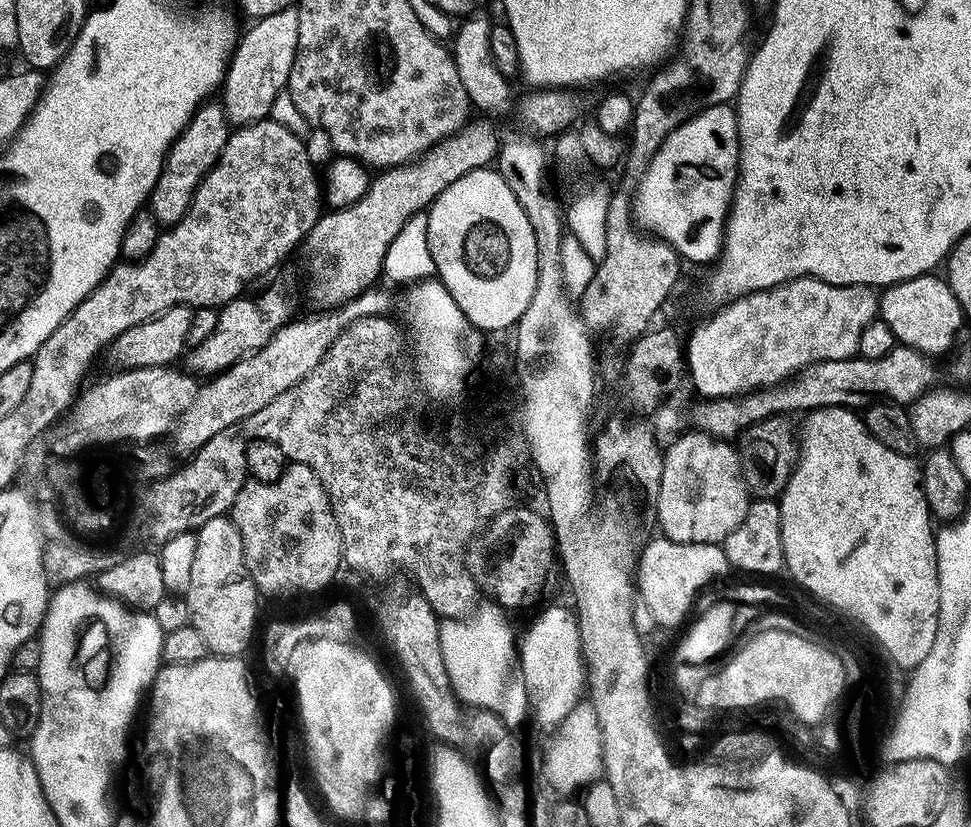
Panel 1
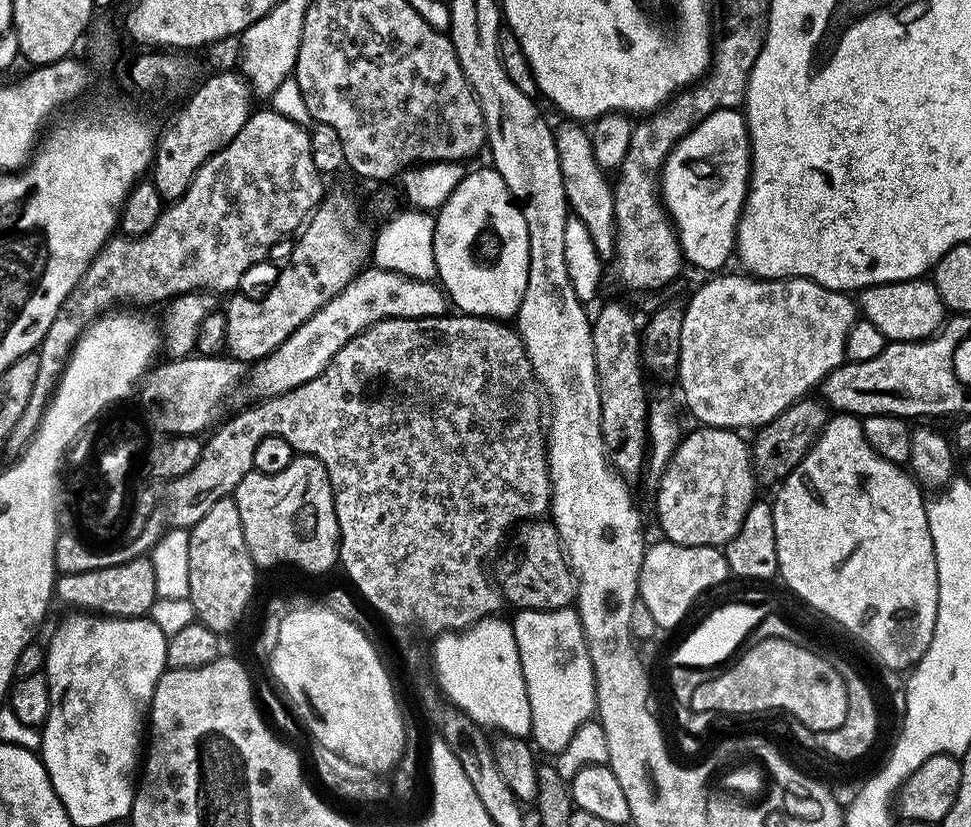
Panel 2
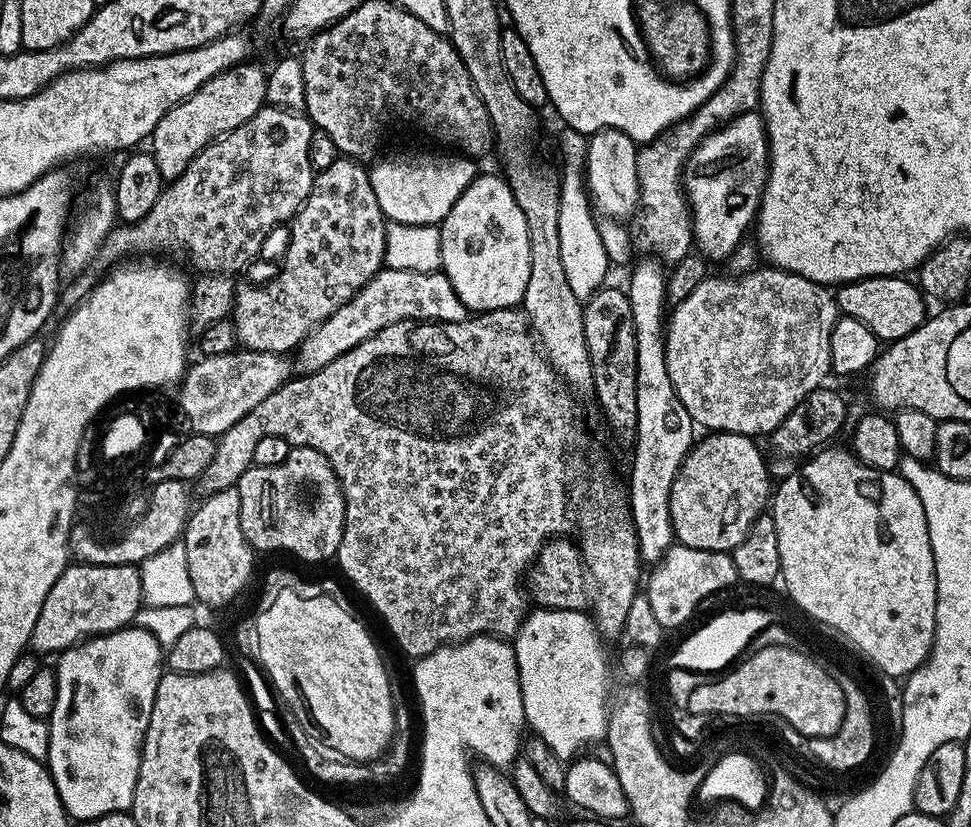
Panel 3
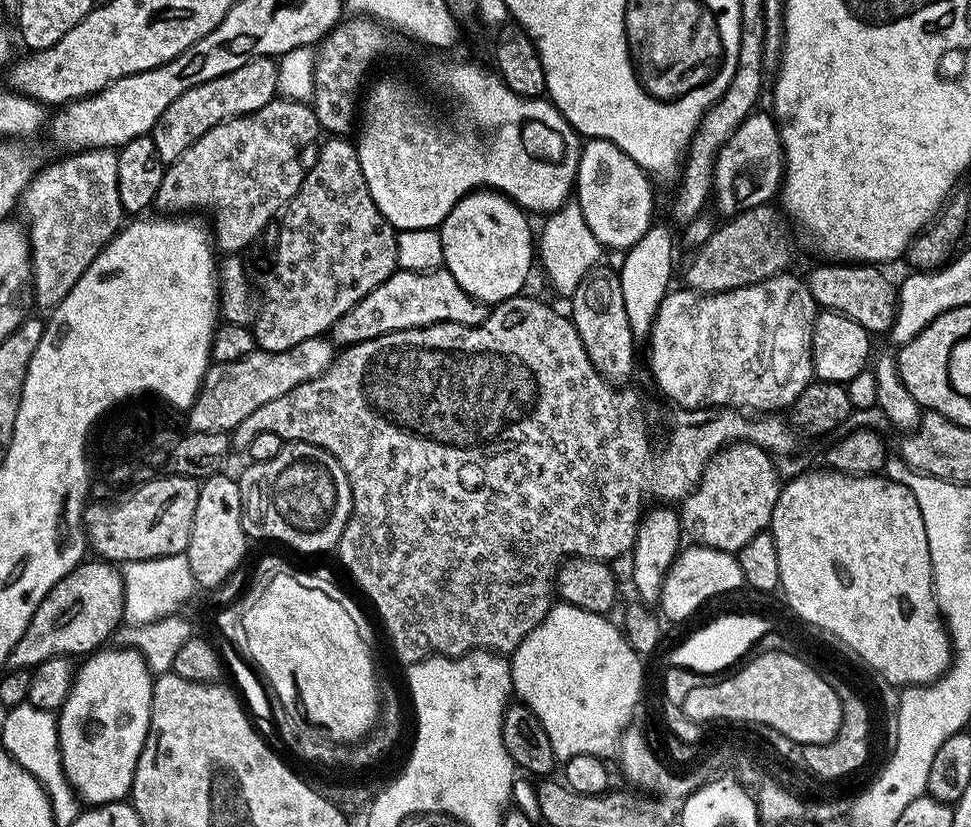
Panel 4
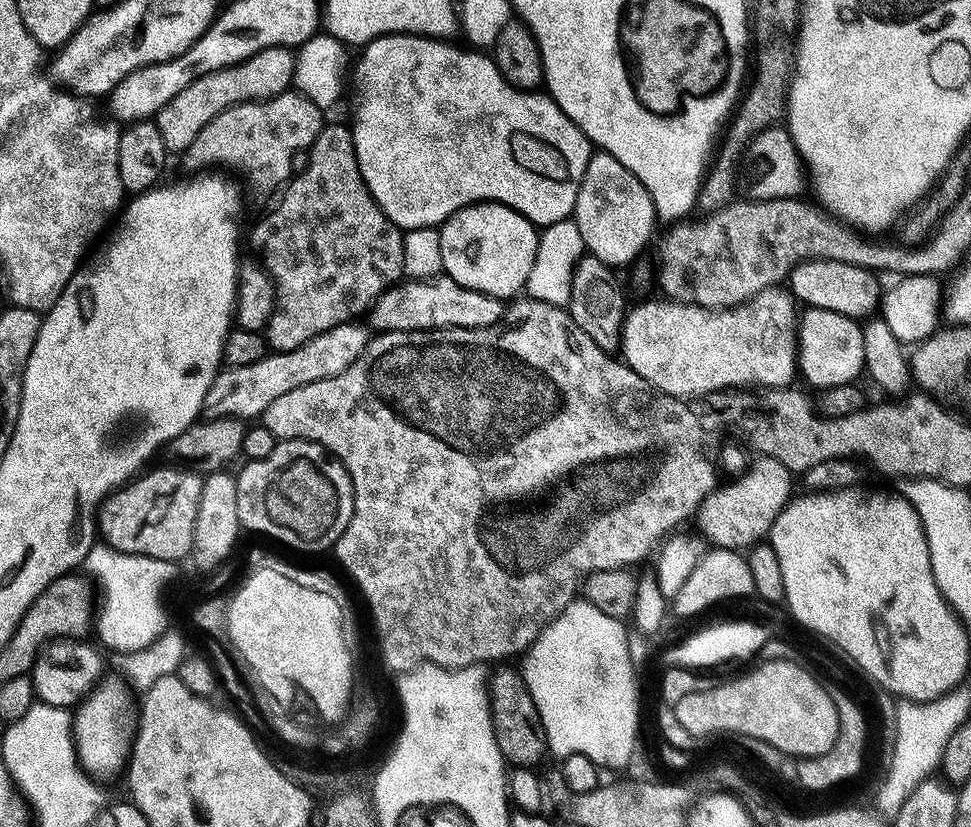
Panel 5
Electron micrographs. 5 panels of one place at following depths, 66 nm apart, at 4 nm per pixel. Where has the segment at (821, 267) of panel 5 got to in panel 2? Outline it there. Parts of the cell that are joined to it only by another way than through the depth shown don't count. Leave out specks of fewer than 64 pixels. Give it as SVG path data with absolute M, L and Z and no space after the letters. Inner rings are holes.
M931 279L903 280L889 284L875 284L863 289L858 296L858 308L863 319L874 322L882 330L885 341L927 340L940 331L945 319L944 299Z

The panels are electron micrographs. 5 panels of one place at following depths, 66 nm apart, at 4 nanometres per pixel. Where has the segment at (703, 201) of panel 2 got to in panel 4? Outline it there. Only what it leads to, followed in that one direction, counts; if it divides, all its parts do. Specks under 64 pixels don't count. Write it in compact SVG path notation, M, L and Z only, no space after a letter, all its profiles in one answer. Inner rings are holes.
M757 110L734 130L734 134L718 150L716 165L712 174L712 187L714 189L714 204L725 212L725 217L731 218L745 208L757 208L760 204L769 203L779 193L784 178L784 143L780 140L779 127L771 115L763 110Z

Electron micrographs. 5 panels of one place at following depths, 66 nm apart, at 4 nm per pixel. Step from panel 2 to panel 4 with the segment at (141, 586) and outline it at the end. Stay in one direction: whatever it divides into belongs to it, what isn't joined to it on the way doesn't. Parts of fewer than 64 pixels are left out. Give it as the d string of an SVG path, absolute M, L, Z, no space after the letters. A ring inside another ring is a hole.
M88 558L70 570L42 598L26 634L10 650L7 667L12 670L35 670L52 656L83 657L107 645L111 634L124 620L124 577L117 565L99 558Z

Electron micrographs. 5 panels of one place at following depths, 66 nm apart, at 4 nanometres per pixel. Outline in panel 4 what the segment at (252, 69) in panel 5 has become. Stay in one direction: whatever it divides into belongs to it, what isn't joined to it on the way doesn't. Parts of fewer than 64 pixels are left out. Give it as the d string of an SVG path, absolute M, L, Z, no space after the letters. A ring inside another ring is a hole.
M259 56L246 62L246 66L238 66L238 70L230 70L230 74L222 74L222 78L202 82L202 86L194 86L186 90L186 94L174 98L150 133L160 157L166 162L177 160L190 145L202 138L202 134L206 134L206 130L214 130L214 126L233 120L236 116L244 116L247 112L262 110L262 106L277 99L276 66L275 59Z

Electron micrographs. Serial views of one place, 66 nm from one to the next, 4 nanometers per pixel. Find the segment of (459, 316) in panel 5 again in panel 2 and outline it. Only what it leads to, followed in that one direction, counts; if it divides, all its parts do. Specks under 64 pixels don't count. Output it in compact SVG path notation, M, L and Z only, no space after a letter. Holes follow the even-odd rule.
M375 266L365 267L353 278L314 318L302 322L278 350L274 350L266 358L255 361L251 365L250 375L246 380L248 392L253 401L268 400L271 396L281 396L302 382L310 382L310 378L318 378L326 366L358 334L362 334L370 326L383 320L406 318L407 320L426 320L430 316L442 316L449 311L450 301L441 285L432 280L412 280L400 273L387 272Z

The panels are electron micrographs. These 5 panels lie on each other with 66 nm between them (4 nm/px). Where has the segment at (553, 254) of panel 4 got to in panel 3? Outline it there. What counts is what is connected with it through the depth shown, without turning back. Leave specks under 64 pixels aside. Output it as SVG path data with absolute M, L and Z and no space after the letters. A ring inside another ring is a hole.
M564 126L558 134L558 144L562 154L562 178L559 179L558 232L561 243L562 266L565 267L566 278L576 297L587 300L603 287L609 256L602 244L597 219L591 196L587 190L585 178L589 137L580 131Z

